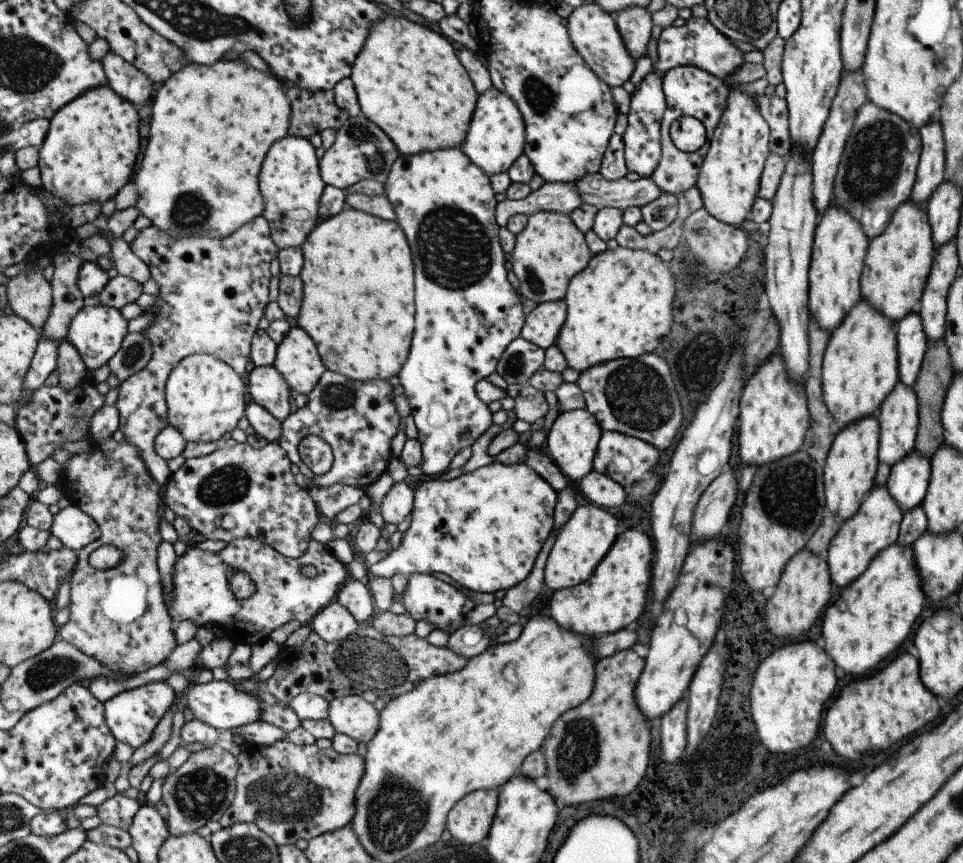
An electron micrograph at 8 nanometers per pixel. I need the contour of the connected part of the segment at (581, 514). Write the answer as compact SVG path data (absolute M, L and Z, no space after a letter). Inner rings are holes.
M593 504L579 505L571 520L561 528L550 552L544 578L546 585L553 591L562 591L587 582L594 575L599 563L606 558L616 536L615 518L609 514L608 509Z

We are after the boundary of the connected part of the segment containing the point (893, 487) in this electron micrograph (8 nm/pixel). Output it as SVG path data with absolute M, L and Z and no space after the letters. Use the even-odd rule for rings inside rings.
M915 448L890 466L886 489L901 512L920 505L930 477L930 459Z

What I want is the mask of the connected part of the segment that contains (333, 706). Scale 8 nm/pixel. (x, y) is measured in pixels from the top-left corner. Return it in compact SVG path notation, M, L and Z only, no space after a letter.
M349 695L330 702L329 720L333 723L337 733L351 735L355 740L364 742L366 745L378 733L382 723L382 713L373 706L373 703L367 702L363 696Z

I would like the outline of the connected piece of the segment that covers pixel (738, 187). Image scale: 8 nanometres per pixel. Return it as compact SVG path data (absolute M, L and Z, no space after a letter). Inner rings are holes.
M730 92L723 114L714 128L708 151L702 160L695 186L699 191L703 208L718 221L739 227L749 218L750 210L758 194L760 176L768 147L769 129L758 113L755 96Z

